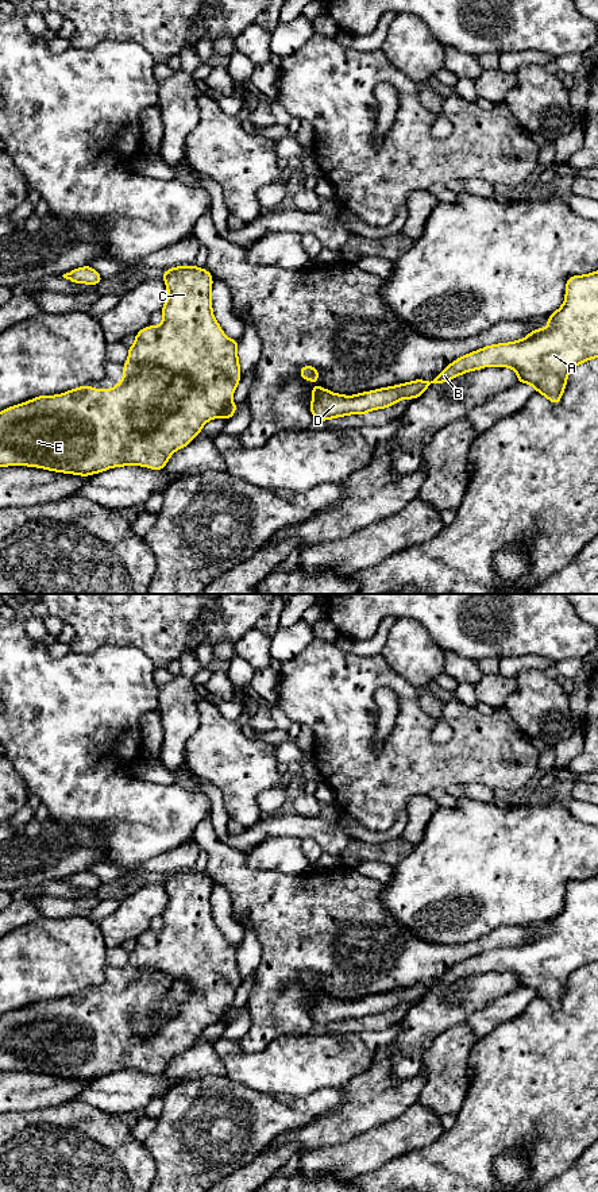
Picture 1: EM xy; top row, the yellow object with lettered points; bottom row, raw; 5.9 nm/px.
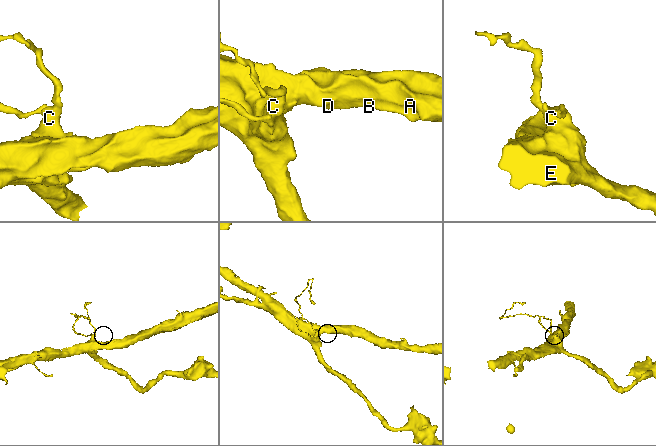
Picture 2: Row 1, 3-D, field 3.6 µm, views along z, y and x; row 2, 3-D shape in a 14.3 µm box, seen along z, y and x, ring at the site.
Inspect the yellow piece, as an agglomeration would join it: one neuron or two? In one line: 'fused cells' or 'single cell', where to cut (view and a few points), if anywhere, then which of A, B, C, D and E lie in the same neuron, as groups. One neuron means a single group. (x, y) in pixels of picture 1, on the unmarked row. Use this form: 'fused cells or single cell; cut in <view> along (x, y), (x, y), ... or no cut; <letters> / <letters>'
fused cells; cut in xy along (186, 980), (172, 983), (166, 1002), (146, 1019), (142, 1038); A B D / C E

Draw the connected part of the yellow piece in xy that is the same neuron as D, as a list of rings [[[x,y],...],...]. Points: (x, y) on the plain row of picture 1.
[[[598,875],[586,880],[571,880],[566,888],[564,909],[547,923],[547,933],[535,933],[521,945],[466,958],[432,985],[416,984],[356,1000],[342,1000],[312,991],[312,1022],[327,1026],[386,1014],[402,1003],[420,1002],[429,990],[441,990],[487,971],[512,972],[517,977],[518,988],[535,991],[536,998],[558,1010],[570,976],[579,968],[598,963]]]

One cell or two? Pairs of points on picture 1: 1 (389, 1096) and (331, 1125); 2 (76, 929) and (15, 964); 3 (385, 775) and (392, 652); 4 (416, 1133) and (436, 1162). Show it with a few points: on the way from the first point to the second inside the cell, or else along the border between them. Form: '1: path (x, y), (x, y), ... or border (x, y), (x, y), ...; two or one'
1: path (374, 1099), (346, 1122); one
2: path (61, 944), (45, 960), (30, 964); one
3: border (378, 654), (398, 675), (415, 687); two
4: border (444, 1130), (431, 1144), (412, 1149), (396, 1158); two

